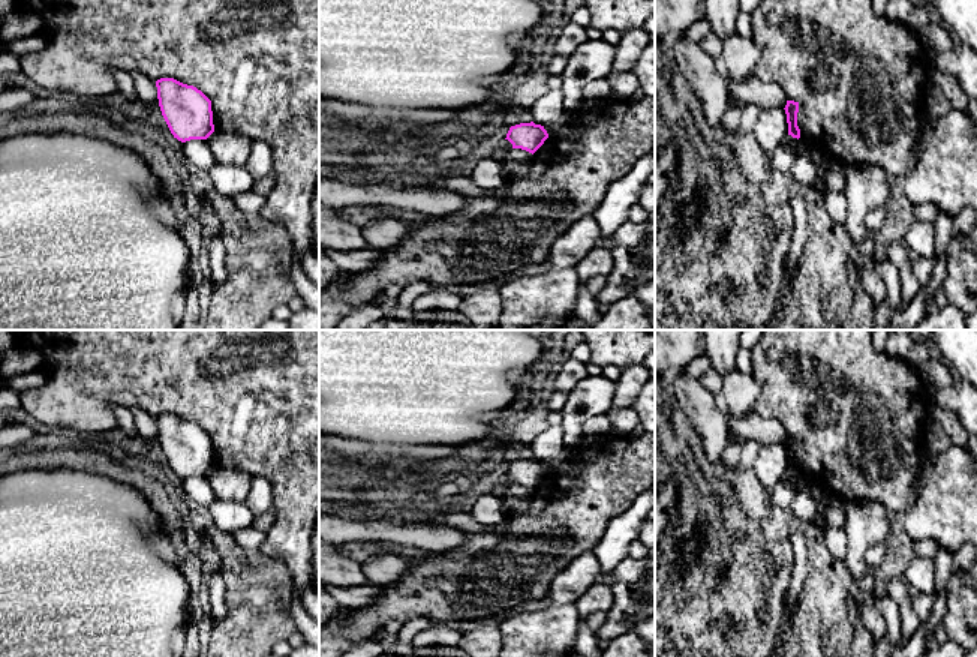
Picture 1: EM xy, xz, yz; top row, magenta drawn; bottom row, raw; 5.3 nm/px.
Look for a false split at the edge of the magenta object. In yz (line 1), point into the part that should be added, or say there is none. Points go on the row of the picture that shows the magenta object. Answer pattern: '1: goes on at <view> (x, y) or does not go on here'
1: does not go on here

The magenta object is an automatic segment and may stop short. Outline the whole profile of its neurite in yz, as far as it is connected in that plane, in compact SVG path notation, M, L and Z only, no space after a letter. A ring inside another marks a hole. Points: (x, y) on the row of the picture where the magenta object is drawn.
M787 100L785 105L787 123L788 123L788 135L793 138L800 138L800 129L797 126L797 112L799 112L799 102Z

